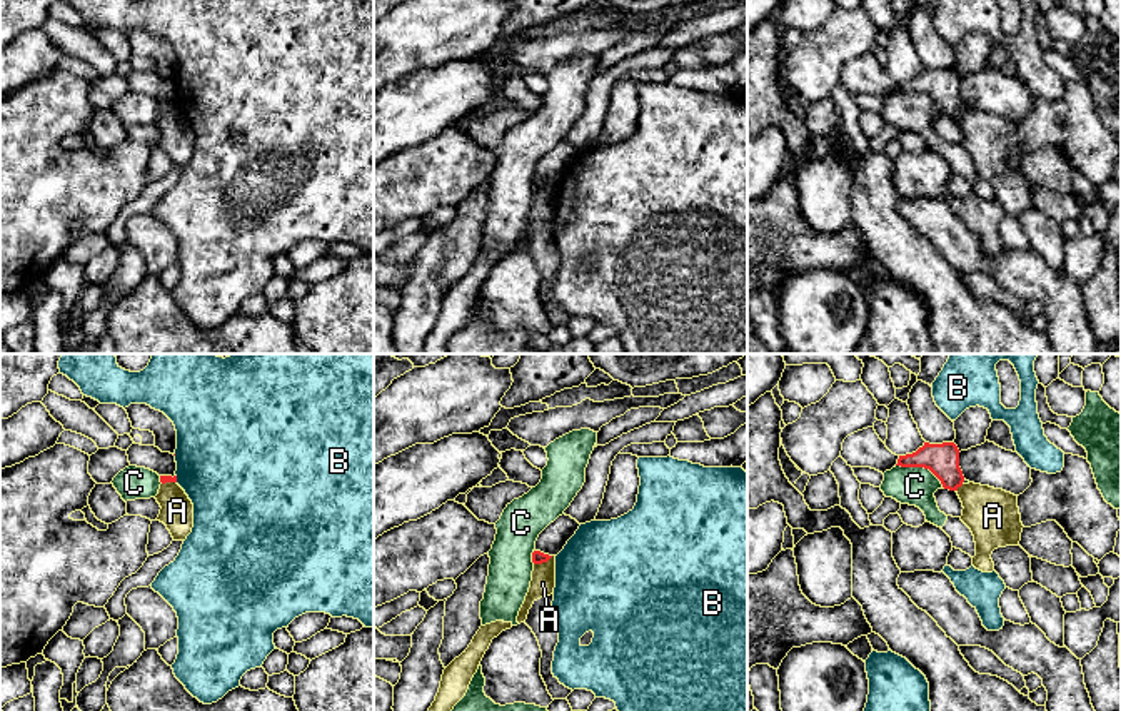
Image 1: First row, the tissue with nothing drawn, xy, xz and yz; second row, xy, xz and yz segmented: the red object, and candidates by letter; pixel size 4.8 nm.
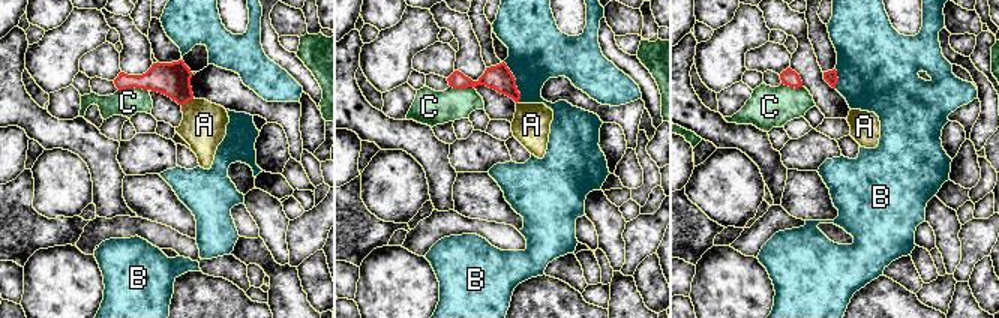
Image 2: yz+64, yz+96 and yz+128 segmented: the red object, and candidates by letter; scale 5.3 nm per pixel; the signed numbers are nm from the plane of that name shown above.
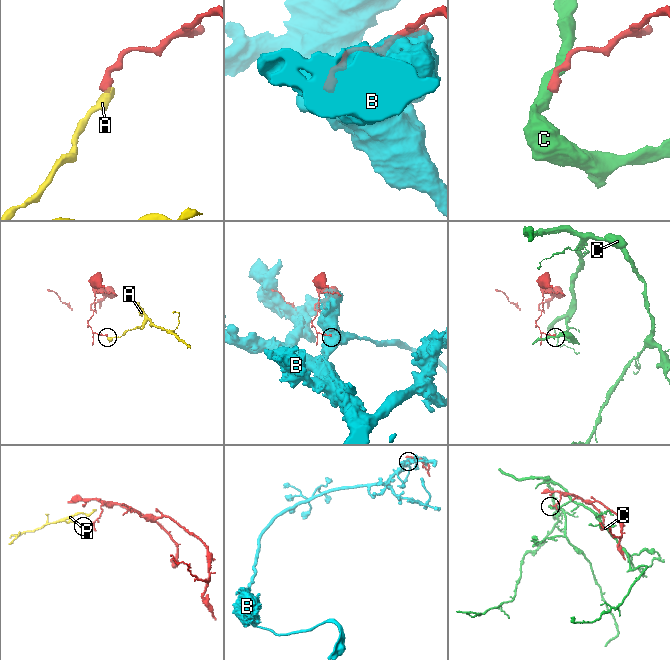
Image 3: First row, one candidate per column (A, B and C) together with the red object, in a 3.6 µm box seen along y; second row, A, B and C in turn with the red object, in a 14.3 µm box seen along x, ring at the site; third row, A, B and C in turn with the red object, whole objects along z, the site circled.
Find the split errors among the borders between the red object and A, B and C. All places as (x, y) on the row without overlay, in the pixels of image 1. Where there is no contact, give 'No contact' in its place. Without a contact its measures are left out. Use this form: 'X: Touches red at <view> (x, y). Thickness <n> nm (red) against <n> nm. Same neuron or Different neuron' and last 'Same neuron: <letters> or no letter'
A: Touches red at xz (542, 187). Thickness 60 nm (red) against 120 nm. Different neuron
B: Touches red at xy (175, 104). Thickness 40 nm (red) against 480 nm. Different neuron
C: Touches red at yz (921, 92). Thickness 160 nm (red) against 190 nm. Different neuron
Same neuron: no letter

